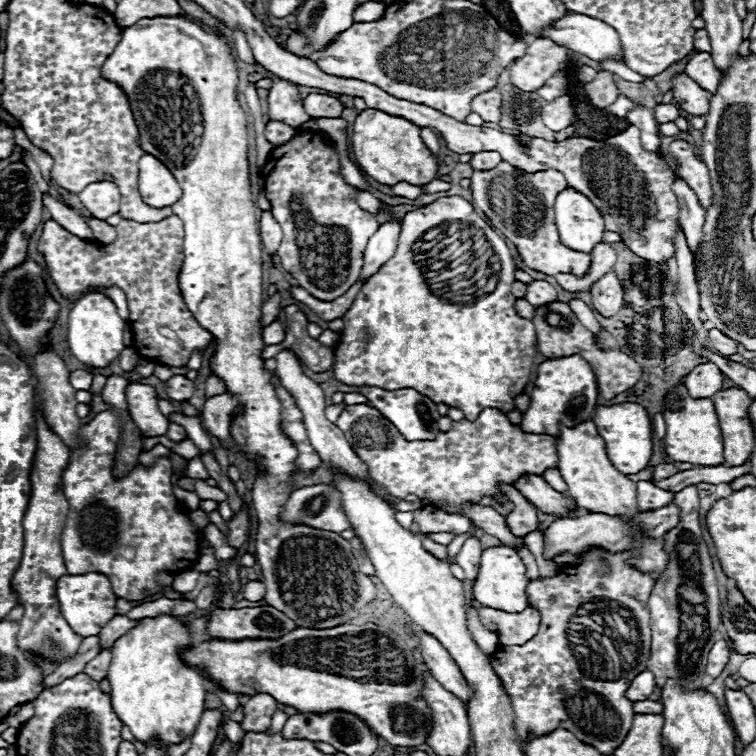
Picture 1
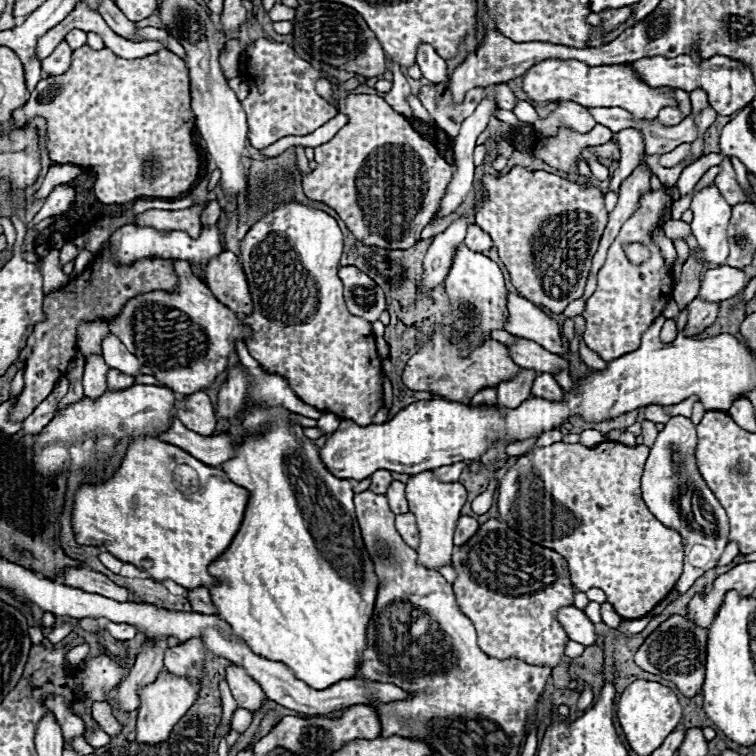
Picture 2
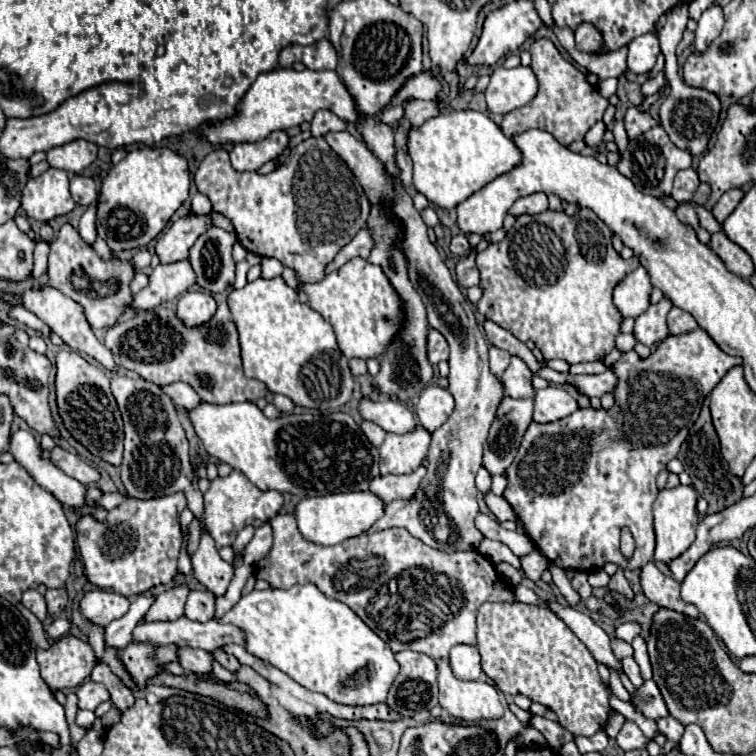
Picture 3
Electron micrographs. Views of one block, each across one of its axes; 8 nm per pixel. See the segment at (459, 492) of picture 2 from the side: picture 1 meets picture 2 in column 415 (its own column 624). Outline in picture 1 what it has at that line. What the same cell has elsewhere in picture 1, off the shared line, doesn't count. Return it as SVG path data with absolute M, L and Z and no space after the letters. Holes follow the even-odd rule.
M592 420L580 422L572 428L560 426L560 434L556 438L556 454L558 454L558 470L564 482L568 484L568 496L590 512L604 512L608 516L632 516L636 514L636 484L628 480L622 472L614 468L608 460L604 438L598 434Z

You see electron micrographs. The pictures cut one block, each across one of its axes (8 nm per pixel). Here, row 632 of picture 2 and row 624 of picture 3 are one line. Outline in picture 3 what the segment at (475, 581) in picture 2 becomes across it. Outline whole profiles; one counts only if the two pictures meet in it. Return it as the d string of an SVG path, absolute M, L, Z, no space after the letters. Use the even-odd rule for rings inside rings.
M522 602L482 604L478 610L478 652L482 656L482 670L506 696L522 694L528 696L532 702L544 704L546 708L556 712L560 724L564 724L564 728L568 728L576 736L592 736L598 730L604 730L610 712L610 690L602 684L596 670L596 660L592 658L588 648L554 612Z

